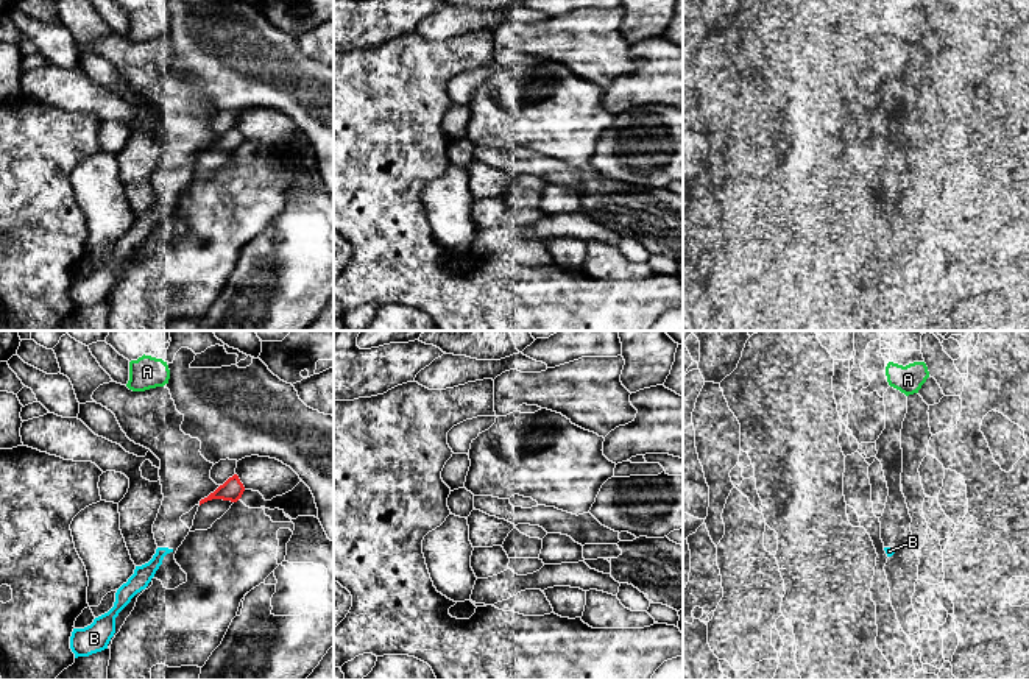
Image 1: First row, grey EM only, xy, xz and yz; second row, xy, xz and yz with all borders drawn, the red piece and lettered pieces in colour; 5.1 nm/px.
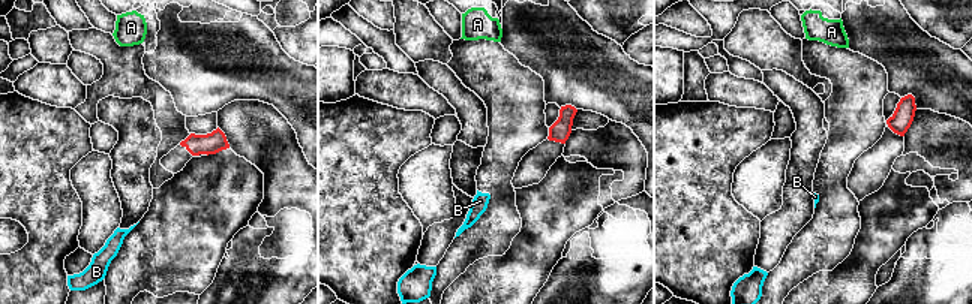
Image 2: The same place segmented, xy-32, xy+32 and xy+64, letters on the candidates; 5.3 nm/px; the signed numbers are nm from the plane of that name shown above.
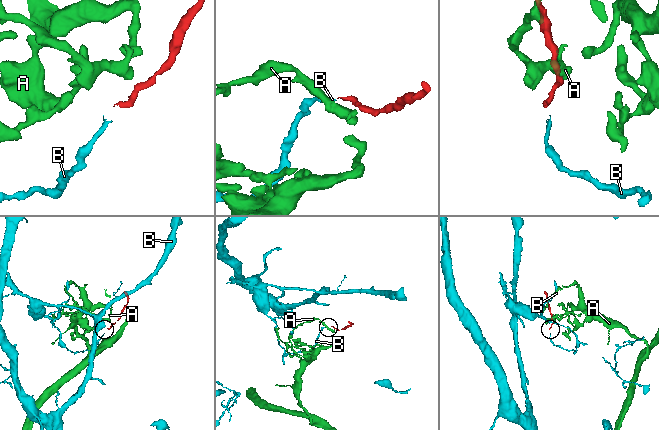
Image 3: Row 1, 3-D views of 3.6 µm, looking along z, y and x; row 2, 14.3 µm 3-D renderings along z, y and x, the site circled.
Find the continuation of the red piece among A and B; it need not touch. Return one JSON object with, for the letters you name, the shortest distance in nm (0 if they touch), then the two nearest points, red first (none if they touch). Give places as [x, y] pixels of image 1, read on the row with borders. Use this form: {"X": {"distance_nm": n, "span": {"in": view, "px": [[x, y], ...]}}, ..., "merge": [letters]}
{"B": {"distance_nm": 280, "span": {"in": "xy", "px": [[200, 504], [172, 549]]}}, "merge": ["B"]}

